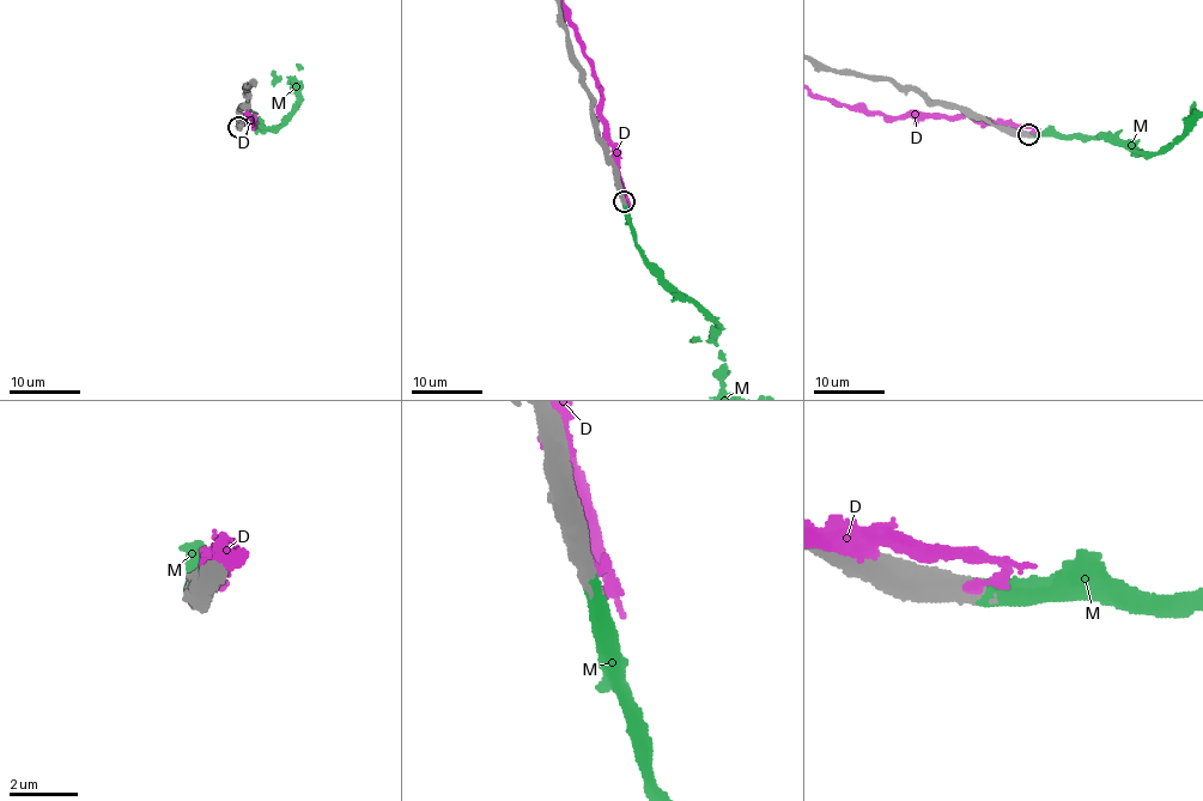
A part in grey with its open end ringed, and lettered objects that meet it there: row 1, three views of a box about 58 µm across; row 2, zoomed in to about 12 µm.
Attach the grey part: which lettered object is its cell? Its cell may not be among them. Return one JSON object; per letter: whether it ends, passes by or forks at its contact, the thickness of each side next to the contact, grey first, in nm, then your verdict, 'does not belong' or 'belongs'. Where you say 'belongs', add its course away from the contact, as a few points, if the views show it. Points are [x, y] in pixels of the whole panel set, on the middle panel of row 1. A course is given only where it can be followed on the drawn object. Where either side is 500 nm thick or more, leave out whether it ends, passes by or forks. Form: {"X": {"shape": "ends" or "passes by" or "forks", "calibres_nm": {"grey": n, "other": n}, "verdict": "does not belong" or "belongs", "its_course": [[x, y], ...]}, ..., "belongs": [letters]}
{"D": {"calibres_nm": {"grey": 650, "other": 240}, "verdict": "does not belong"}, "M": {"calibres_nm": {"grey": 550, "other": 550}, "verdict": "belongs"}, "belongs": ["M"]}

